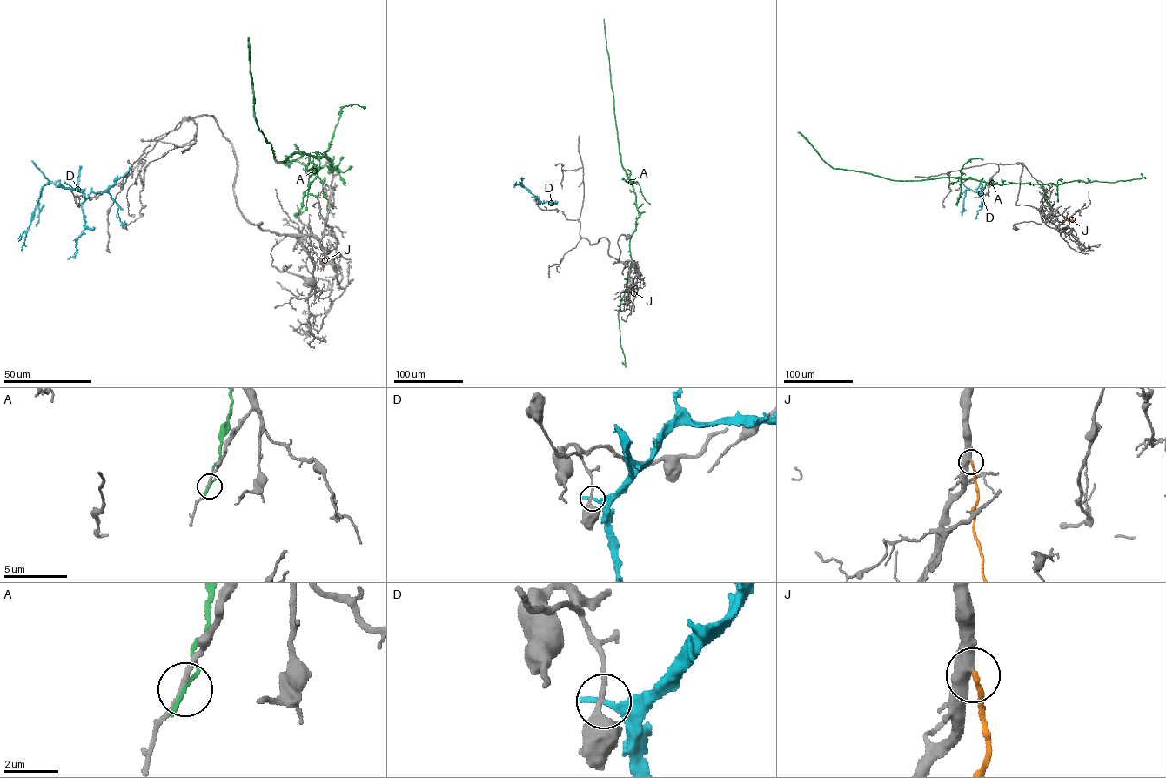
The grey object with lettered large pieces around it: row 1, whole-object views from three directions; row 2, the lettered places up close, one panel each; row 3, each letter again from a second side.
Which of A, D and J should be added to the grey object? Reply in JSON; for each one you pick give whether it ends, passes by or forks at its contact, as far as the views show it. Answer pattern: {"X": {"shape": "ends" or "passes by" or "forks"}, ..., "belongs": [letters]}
{"J": {"shape": "ends"}, "belongs": ["J"]}

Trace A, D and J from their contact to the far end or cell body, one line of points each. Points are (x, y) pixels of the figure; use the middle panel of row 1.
A: (633, 272), (629, 241), (635, 230), (639, 212), (635, 193), (622, 165), (619, 149), (604, 19)
D: (538, 204), (539, 198), (514, 183)
J: (633, 284), (633, 296)

